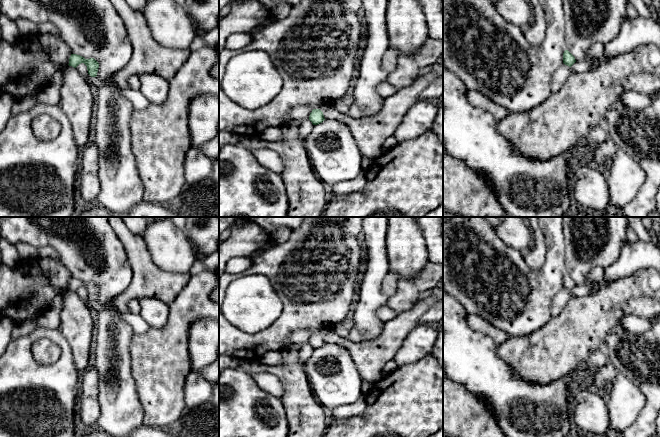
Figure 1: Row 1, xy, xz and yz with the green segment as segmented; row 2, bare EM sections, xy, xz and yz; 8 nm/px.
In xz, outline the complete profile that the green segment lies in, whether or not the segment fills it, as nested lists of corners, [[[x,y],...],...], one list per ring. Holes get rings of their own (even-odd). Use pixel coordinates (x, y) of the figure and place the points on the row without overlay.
[[[313,333],[310,337],[309,344],[312,346],[313,349],[318,349],[322,347],[325,342],[323,336],[320,333]]]

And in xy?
[[[71,278],[69,282],[69,288],[68,288],[69,290],[76,292],[81,287],[84,287],[87,290],[88,298],[91,301],[97,300],[99,287],[94,282],[85,283],[80,279]]]

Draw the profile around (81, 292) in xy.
[[[84,287],[79,288],[76,293],[90,309],[99,311],[106,308],[98,301],[91,301],[88,298],[87,290]]]

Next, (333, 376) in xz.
[[[325,343],[304,363],[310,386],[320,404],[334,409],[356,402],[362,395],[362,379],[349,351]]]

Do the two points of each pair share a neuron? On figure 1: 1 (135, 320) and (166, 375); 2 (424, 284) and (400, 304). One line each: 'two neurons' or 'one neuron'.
1: two neurons
2: one neuron

